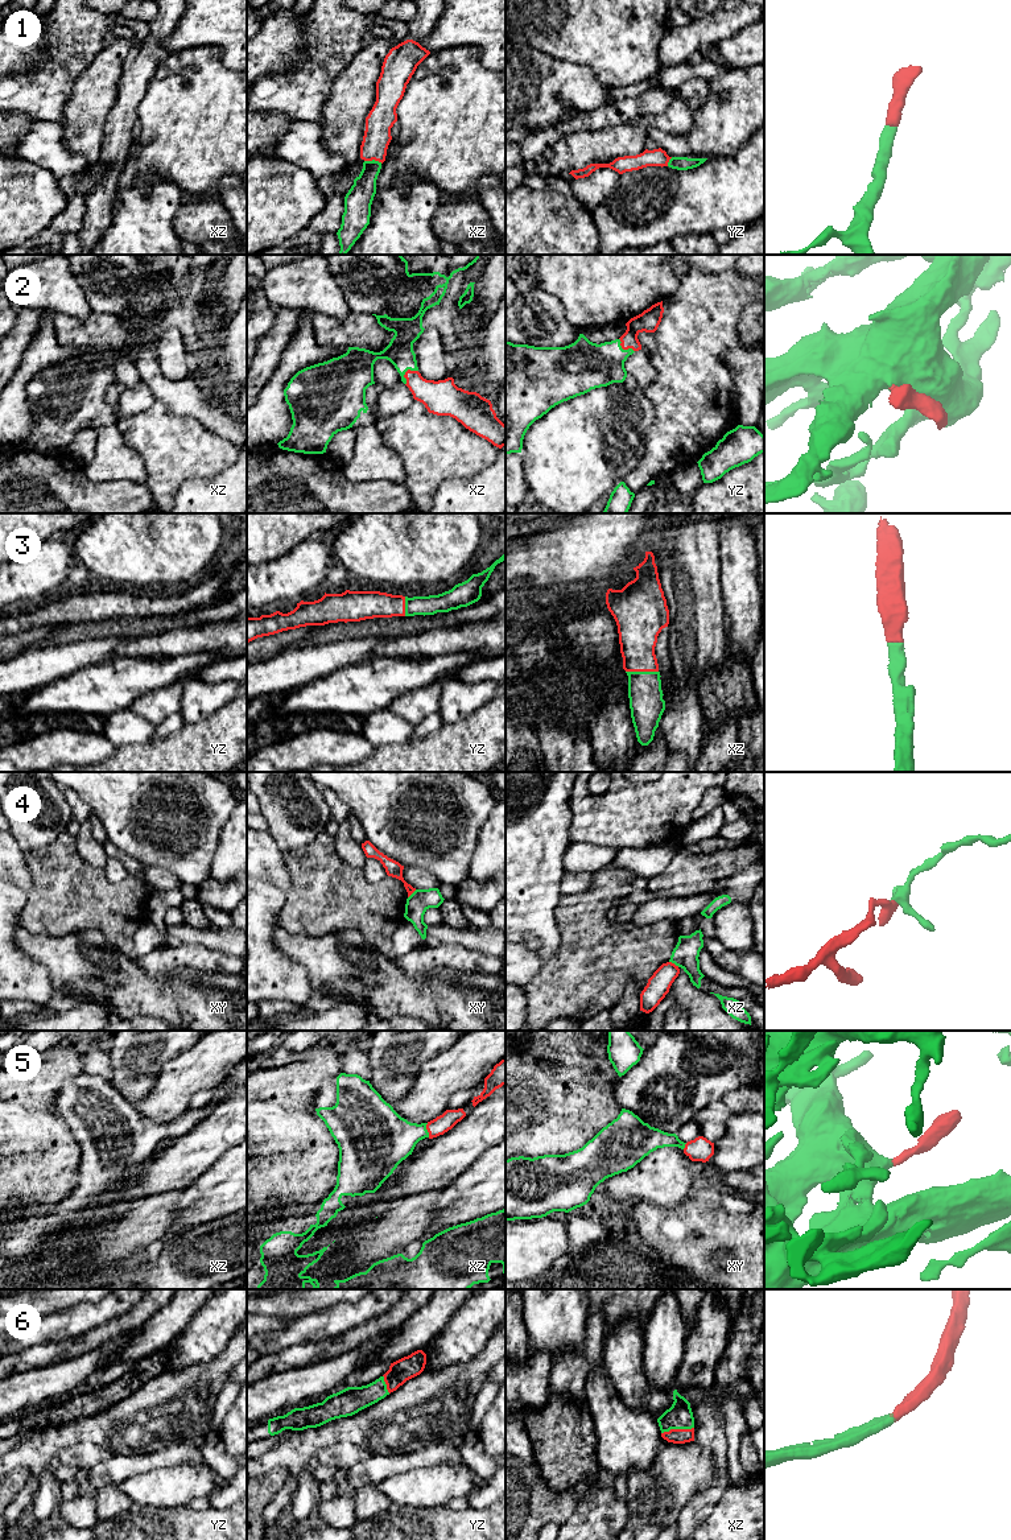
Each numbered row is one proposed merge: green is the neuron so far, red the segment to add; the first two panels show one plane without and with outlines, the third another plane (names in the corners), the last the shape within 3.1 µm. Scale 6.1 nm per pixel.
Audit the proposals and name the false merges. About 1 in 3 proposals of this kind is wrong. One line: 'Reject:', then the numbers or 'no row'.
Reject: 4

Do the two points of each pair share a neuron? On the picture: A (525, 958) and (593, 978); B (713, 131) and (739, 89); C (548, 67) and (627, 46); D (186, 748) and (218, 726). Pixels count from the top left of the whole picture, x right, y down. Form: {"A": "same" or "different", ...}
{"A": "different", "B": "same", "C": "different", "D": "same"}

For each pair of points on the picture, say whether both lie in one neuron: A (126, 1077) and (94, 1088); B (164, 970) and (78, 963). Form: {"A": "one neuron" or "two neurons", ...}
{"A": "two neurons", "B": "two neurons"}

